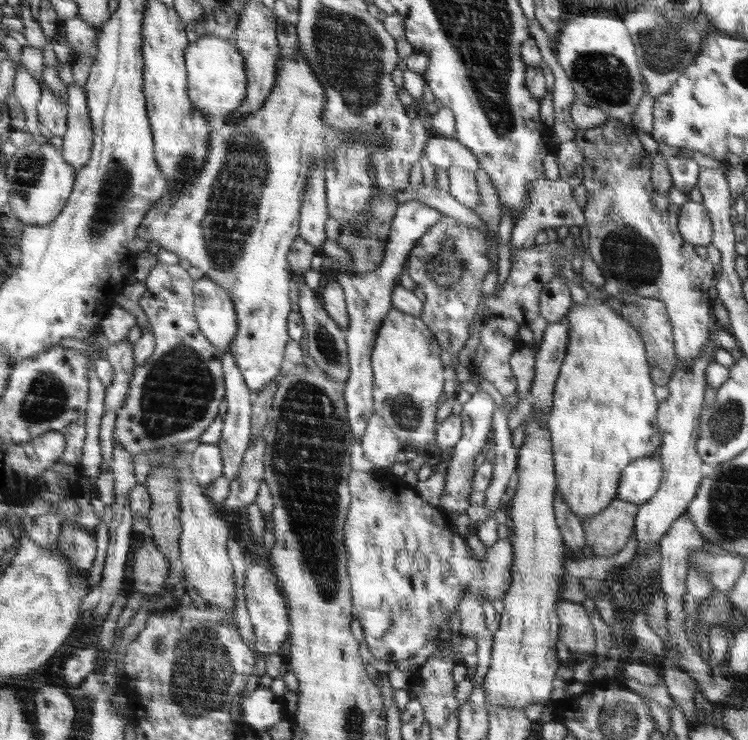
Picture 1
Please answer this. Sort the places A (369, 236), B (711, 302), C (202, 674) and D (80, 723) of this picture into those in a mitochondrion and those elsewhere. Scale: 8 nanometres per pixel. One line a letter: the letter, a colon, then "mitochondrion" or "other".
A: mitochondrion
B: other
C: mitochondrion
D: other

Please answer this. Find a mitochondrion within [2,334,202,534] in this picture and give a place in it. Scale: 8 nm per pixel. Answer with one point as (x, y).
(45, 400)

